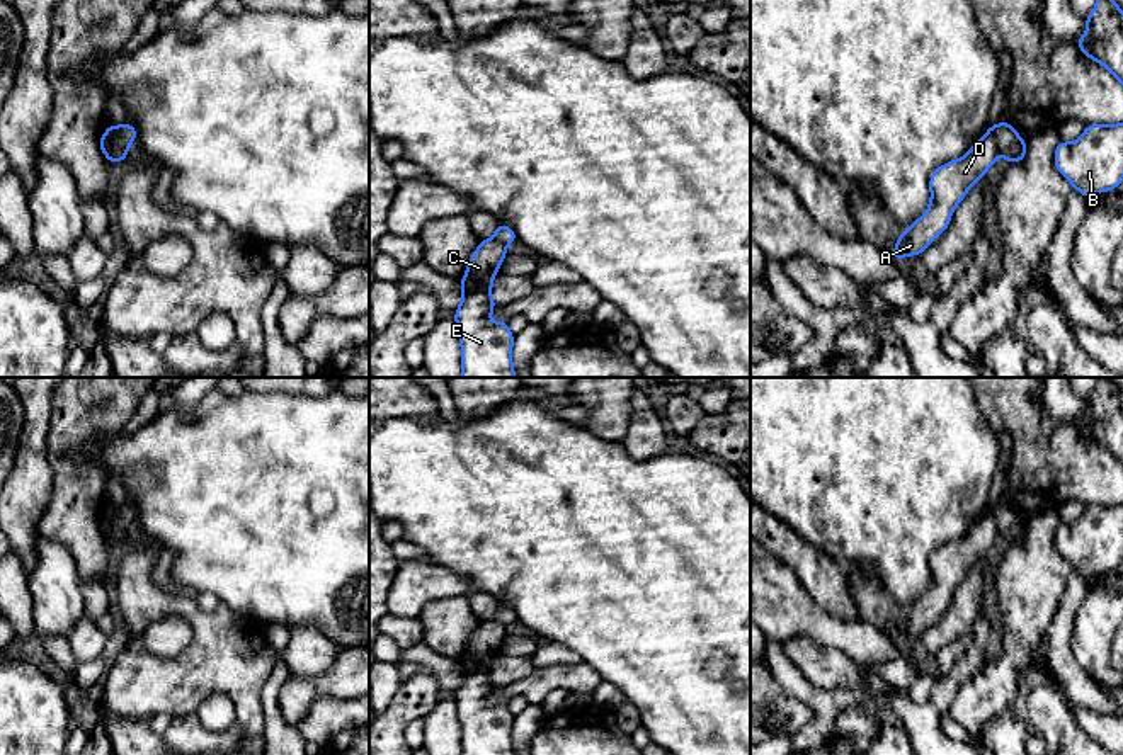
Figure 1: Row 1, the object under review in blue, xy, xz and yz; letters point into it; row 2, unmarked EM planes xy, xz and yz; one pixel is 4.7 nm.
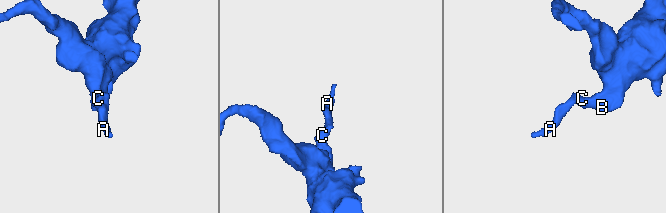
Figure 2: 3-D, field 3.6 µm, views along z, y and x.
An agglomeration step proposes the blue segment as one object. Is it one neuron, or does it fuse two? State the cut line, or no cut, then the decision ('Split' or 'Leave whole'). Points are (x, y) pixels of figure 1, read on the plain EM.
Split along xy (119, 507), (118, 519), (106, 534). Split

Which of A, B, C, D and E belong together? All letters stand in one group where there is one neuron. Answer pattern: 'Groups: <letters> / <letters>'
Groups: A D / B C E

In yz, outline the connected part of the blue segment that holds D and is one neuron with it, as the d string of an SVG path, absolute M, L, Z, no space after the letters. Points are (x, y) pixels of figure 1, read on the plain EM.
M992 507L987 515L970 527L960 541L938 548L929 559L931 583L927 592L912 604L895 622L893 639L921 636L949 605L955 588L973 565L987 554L997 539Z

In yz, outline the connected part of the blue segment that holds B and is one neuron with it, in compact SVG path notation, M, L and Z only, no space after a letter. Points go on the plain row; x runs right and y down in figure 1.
M1123 503L1086 507L1077 522L1058 522L1053 542L1084 580L1116 570L1123 563Z

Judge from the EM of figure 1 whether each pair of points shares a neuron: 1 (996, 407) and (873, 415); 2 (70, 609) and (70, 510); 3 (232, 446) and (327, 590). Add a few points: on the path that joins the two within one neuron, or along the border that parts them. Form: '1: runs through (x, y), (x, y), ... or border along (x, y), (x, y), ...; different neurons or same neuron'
1: border along (974, 395), (979, 412), (996, 436); different neurons
2: border along (38, 529), (72, 555), (80, 580); different neurons
3: runs through (267, 482), (327, 543), (327, 555); same neuron

